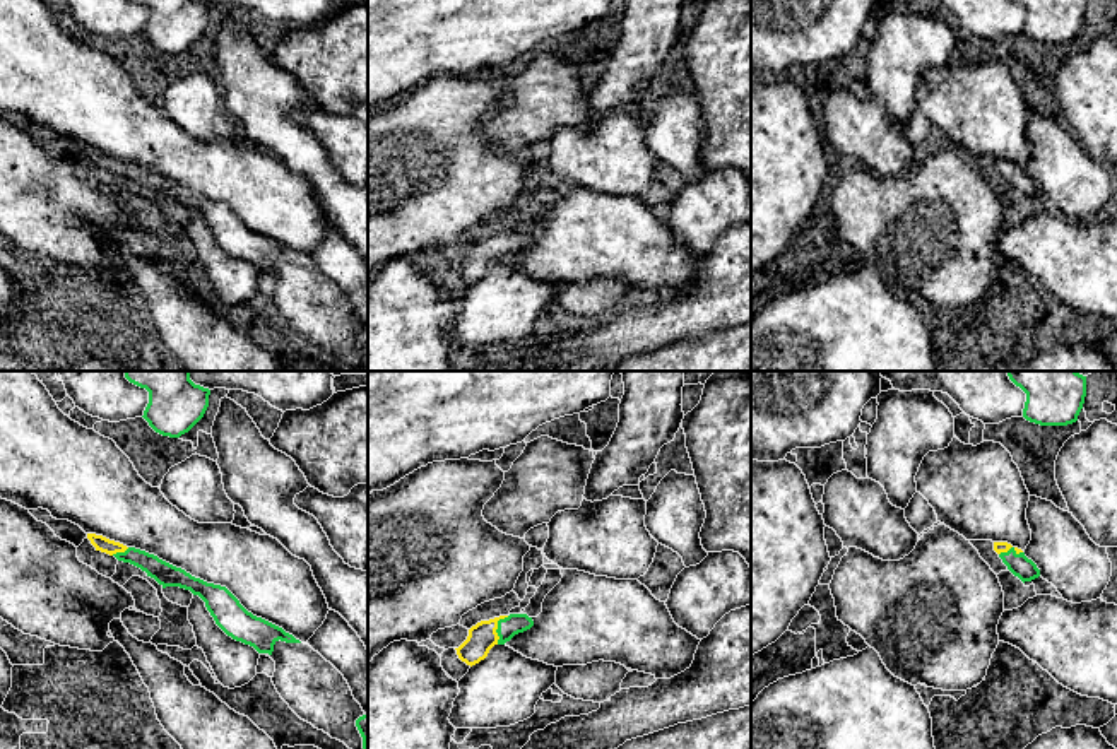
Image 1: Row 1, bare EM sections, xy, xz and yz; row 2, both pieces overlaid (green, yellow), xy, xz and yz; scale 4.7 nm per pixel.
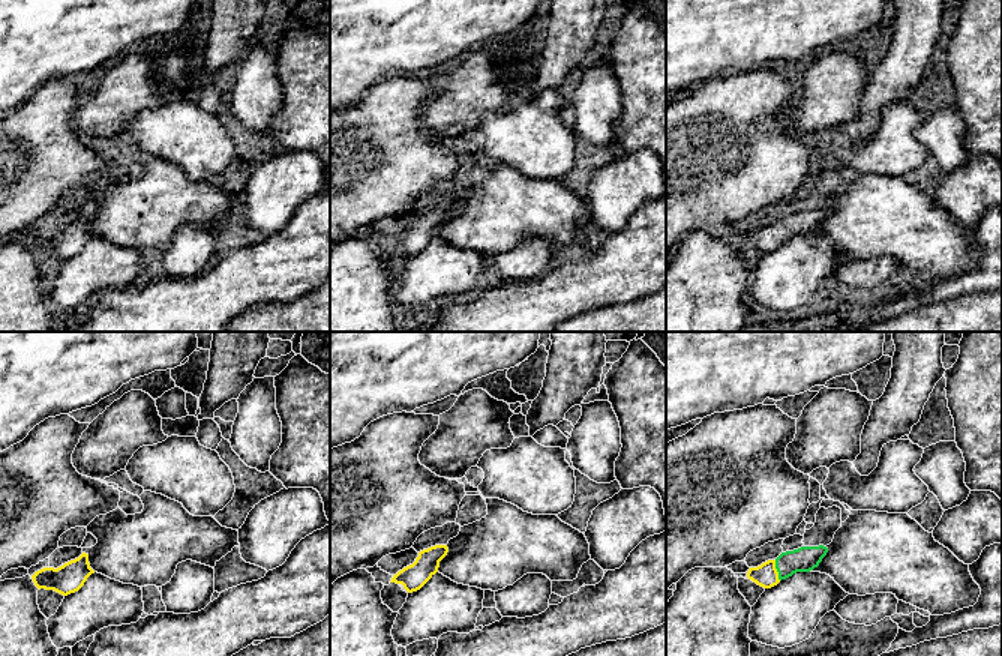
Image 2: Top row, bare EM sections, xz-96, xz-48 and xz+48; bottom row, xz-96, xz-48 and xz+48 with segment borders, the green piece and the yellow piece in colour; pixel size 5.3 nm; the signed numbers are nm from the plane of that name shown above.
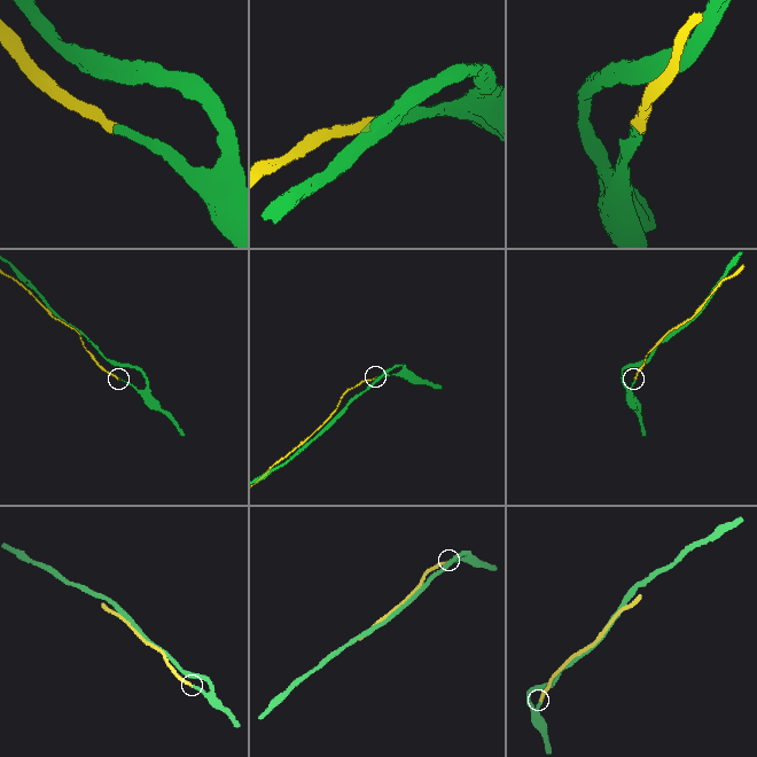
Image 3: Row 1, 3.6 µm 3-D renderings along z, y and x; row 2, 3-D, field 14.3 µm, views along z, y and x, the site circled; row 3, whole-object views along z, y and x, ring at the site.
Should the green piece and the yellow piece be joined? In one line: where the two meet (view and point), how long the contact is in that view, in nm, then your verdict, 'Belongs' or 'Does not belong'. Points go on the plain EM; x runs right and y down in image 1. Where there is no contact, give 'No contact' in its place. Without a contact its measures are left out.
Touches green at xz (498, 245). Shared border 150 nm. Belongs

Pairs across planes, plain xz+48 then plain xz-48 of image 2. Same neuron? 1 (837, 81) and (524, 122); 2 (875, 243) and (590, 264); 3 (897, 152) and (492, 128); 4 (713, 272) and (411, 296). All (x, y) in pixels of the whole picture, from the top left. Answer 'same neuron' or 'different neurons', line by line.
1: different neurons
2: different neurons
3: same neuron
4: different neurons

